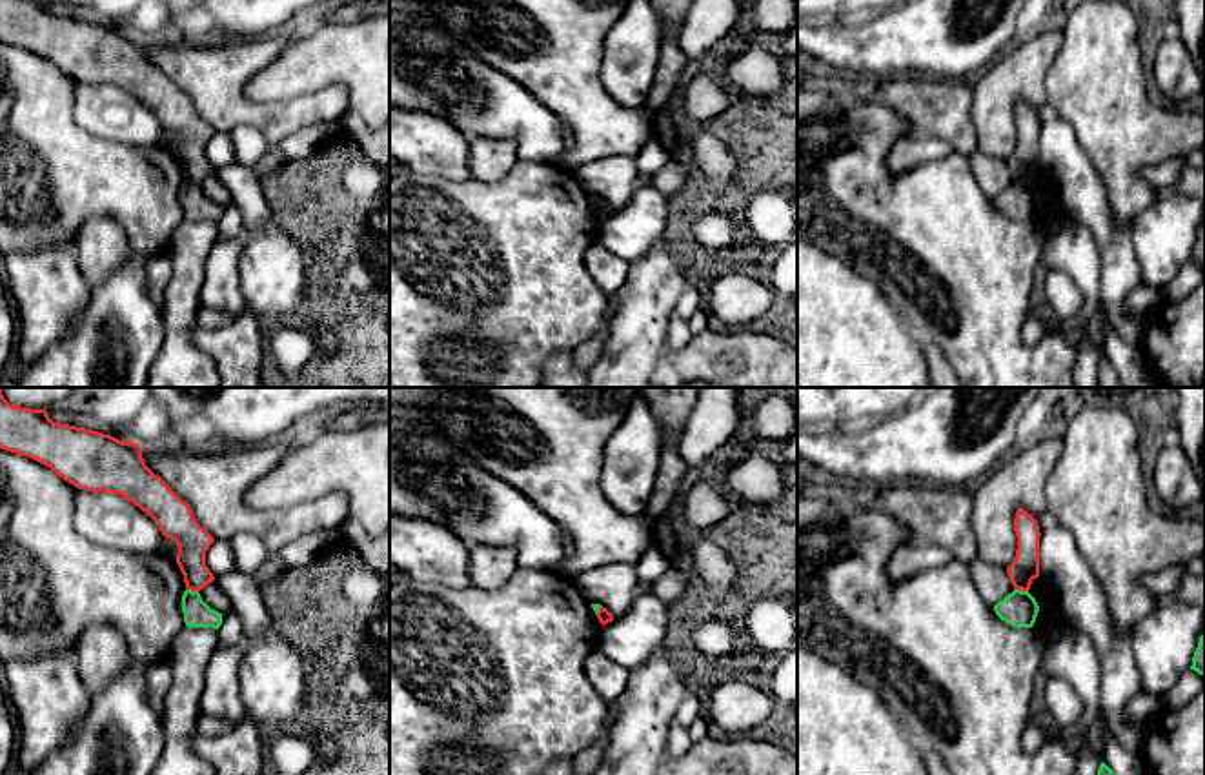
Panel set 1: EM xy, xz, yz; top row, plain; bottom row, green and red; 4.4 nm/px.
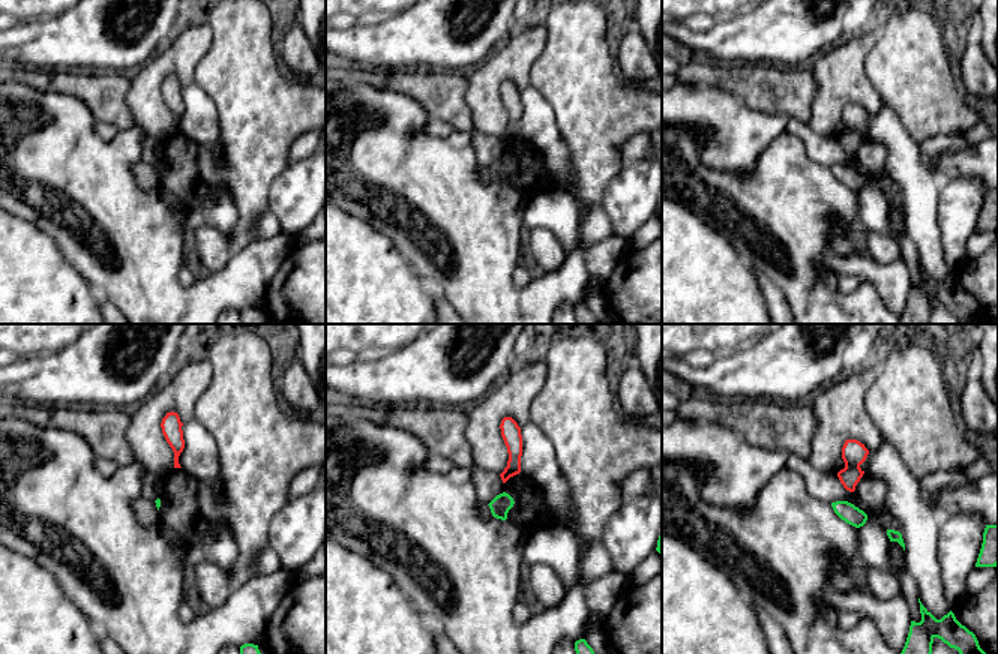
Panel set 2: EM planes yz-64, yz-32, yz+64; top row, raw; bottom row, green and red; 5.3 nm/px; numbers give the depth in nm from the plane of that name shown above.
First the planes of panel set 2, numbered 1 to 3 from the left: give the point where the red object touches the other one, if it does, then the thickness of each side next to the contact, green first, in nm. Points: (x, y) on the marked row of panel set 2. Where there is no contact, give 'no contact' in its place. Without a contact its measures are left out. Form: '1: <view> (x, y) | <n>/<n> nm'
1: no contact
2: no contact
3: no contact

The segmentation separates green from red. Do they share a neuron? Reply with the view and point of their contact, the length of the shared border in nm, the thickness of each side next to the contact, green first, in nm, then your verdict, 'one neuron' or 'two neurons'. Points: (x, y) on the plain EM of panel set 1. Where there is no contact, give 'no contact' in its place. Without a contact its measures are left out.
yz (1020, 182) | 70 nm | 160/130 nm | one neuron

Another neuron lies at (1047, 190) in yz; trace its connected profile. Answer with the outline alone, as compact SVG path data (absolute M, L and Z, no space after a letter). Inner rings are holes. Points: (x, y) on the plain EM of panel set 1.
M1034 171L1028 186L1036 191L1039 204L1034 215L1034 222L1039 224L1045 218L1067 218L1063 206L1059 202L1059 187L1054 180L1041 173Z

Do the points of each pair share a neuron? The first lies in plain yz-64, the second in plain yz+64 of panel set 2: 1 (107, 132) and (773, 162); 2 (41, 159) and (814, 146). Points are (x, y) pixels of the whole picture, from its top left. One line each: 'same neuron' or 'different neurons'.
1: different neurons
2: different neurons

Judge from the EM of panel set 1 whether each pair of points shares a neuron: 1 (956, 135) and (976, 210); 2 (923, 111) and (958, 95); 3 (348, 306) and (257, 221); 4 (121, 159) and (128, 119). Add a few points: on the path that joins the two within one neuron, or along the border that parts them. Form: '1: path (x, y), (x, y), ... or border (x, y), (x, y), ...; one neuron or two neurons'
1: border (954, 150), (965, 155); two neurons
2: path (932, 106), (949, 102); one neuron
3: border (261, 179), (261, 190), (273, 217); two neurons
4: border (84, 128), (104, 139), (162, 148); two neurons

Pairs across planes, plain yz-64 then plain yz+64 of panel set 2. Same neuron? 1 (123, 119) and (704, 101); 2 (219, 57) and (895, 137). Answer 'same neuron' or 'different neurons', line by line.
1: different neurons
2: different neurons

